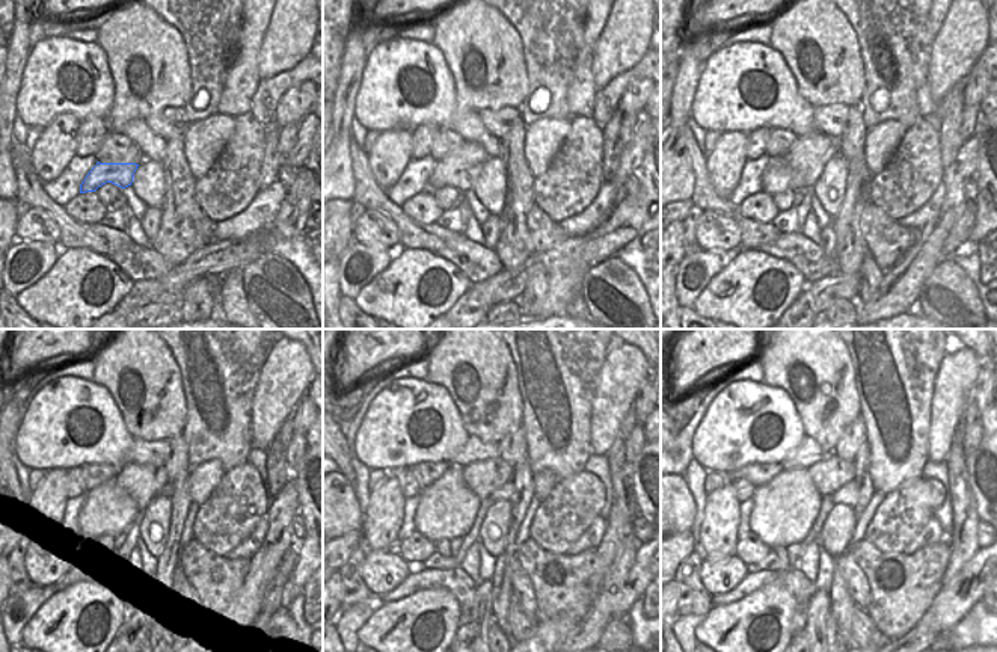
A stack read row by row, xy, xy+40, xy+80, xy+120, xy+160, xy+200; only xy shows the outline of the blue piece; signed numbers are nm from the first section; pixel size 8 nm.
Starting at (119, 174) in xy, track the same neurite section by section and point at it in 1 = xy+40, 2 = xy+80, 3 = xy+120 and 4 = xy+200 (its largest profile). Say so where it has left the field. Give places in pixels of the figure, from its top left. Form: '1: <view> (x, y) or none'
1: xy+40 (460, 169)
2: xy+80 (809, 154)
3: xy+120 (142, 483)
4: xy+200 (831, 473)

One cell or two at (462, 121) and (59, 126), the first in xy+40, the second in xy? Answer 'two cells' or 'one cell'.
two cells

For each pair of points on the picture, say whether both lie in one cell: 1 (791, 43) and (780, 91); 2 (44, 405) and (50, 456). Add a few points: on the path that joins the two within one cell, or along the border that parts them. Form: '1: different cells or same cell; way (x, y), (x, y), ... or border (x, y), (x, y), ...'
1: different cells; border (768, 44), (782, 56), (795, 79), (800, 95)
2: same cell; way (50, 417), (50, 444)

